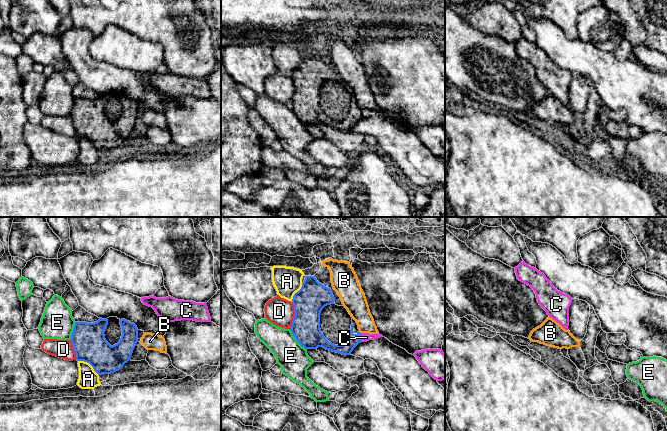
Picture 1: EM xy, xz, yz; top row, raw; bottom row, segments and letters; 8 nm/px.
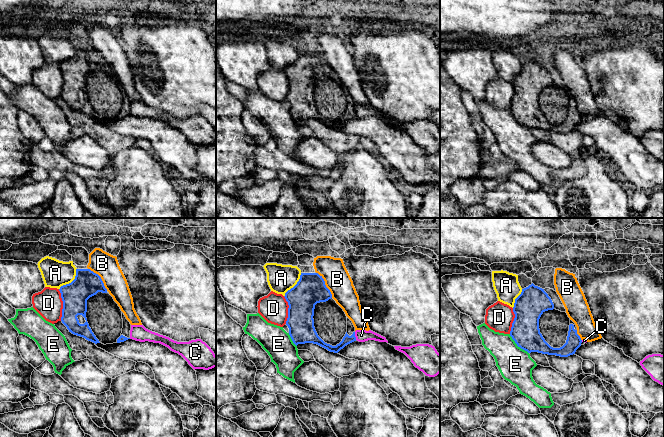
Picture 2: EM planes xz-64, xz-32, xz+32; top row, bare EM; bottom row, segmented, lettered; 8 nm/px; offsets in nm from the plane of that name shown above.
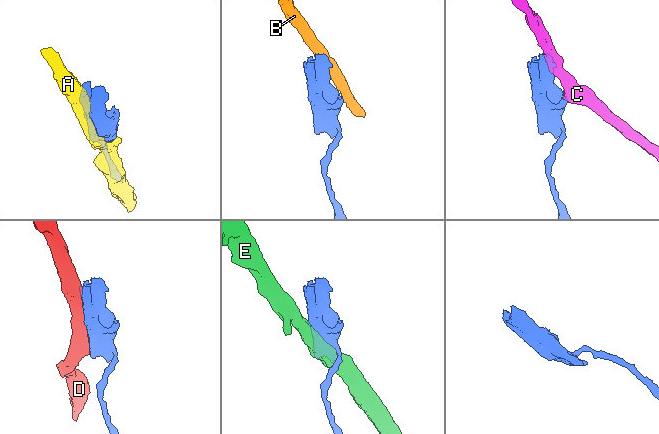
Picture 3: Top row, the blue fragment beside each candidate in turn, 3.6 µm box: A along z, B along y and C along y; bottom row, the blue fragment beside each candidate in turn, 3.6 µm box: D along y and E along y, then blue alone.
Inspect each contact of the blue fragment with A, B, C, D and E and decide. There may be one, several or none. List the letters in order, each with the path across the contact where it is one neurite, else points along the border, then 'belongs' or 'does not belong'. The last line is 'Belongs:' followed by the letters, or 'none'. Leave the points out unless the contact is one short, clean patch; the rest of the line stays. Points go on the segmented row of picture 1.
A: does not belong
B: does not belong
C: border along xz (360, 333), (362, 340); does not belong
D: does not belong
E: does not belong
Belongs: none

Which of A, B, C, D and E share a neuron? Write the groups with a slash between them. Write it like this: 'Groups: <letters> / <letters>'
Groups: A / B / C / D / E

